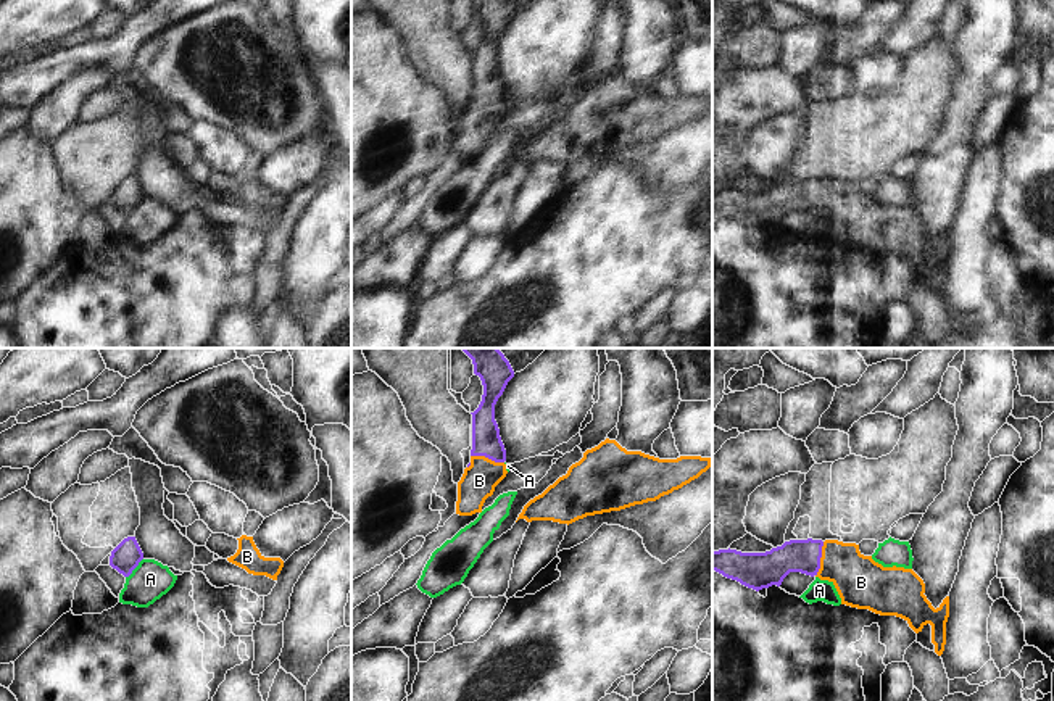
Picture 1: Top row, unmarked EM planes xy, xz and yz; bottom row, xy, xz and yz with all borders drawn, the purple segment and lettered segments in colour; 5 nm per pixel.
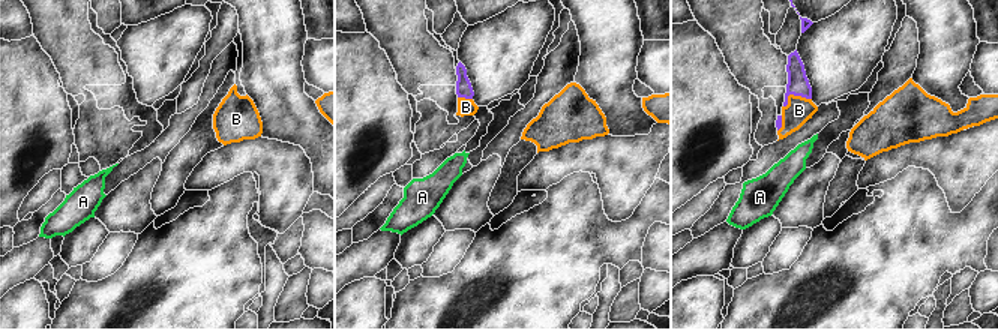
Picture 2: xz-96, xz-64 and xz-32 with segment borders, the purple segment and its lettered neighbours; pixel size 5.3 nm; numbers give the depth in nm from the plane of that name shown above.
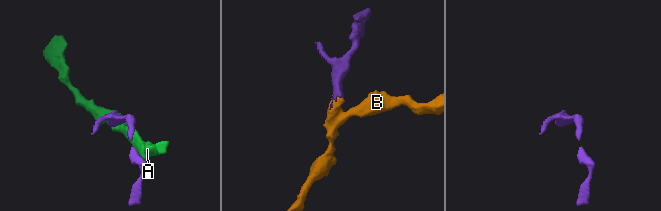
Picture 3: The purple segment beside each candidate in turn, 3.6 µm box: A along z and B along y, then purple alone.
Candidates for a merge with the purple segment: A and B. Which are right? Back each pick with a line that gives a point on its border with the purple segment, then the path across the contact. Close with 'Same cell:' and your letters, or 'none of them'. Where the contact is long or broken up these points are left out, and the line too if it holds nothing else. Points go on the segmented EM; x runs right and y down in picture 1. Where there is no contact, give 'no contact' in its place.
B: meets purple in yz at (819, 559); runs through yz (771, 568), (782, 559), (819, 559), (842, 563), (861, 582)
Same cell: B

